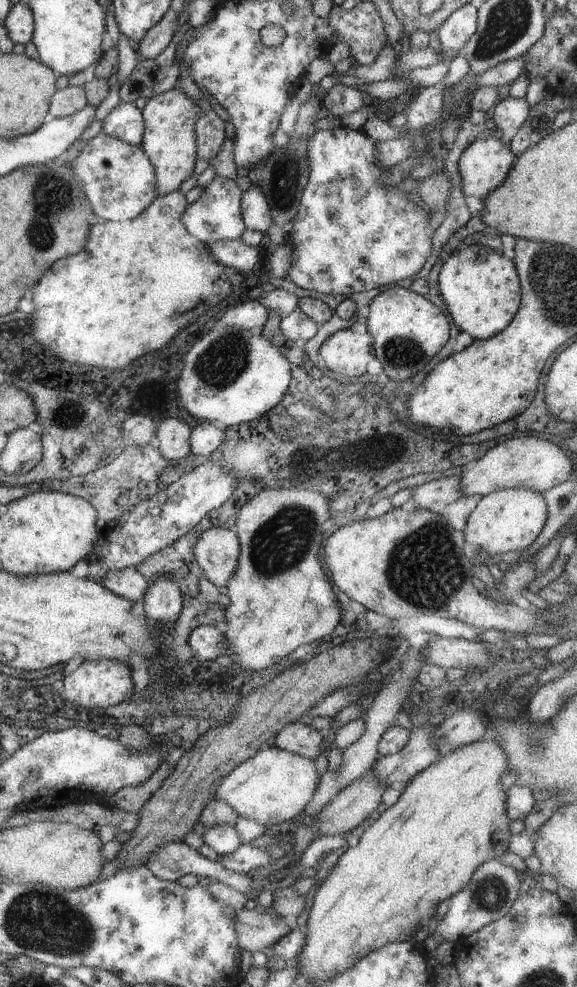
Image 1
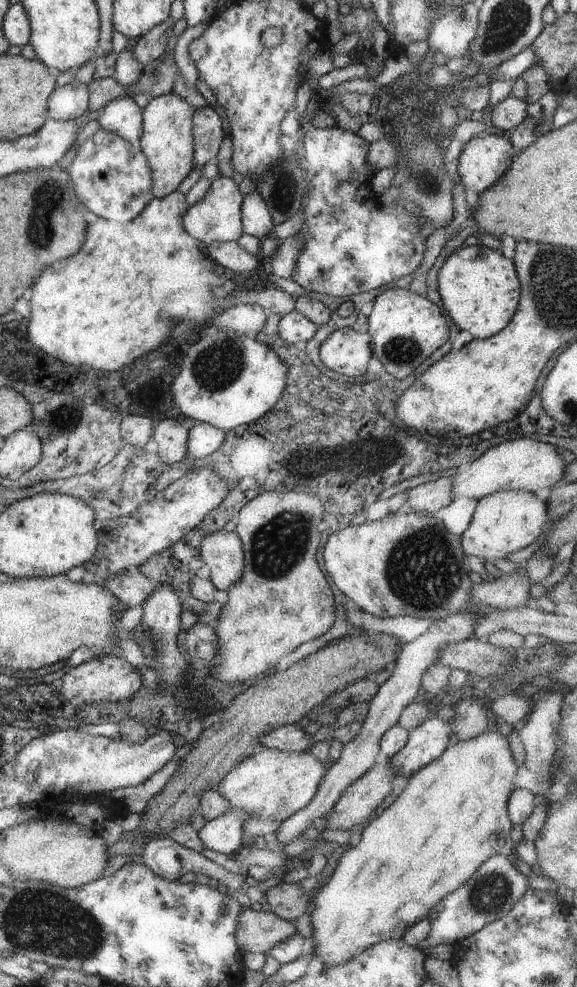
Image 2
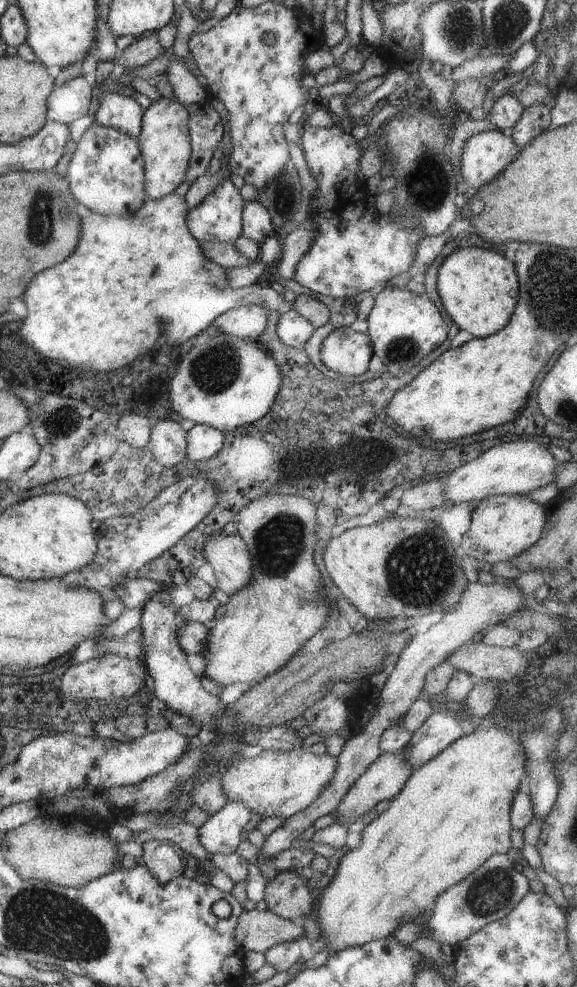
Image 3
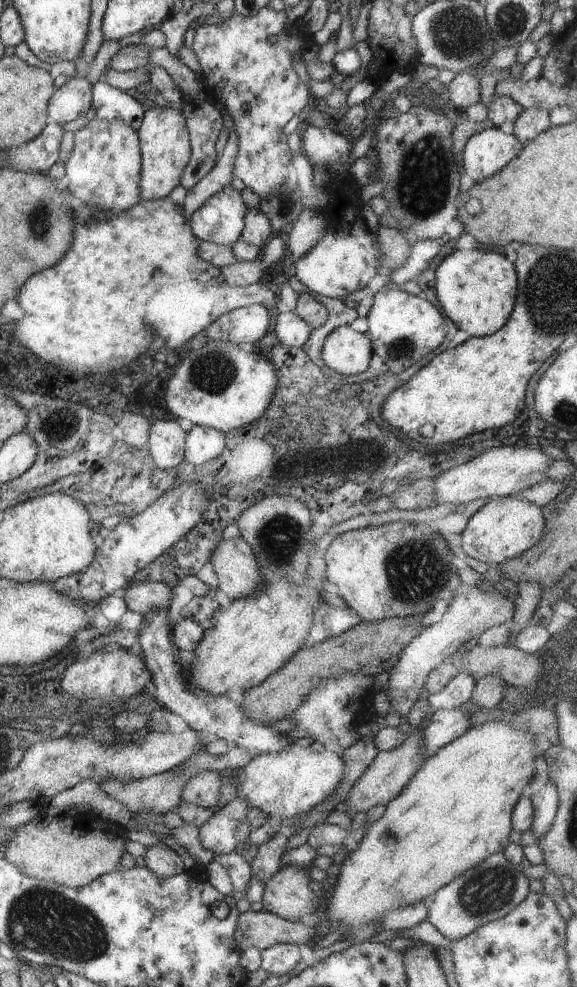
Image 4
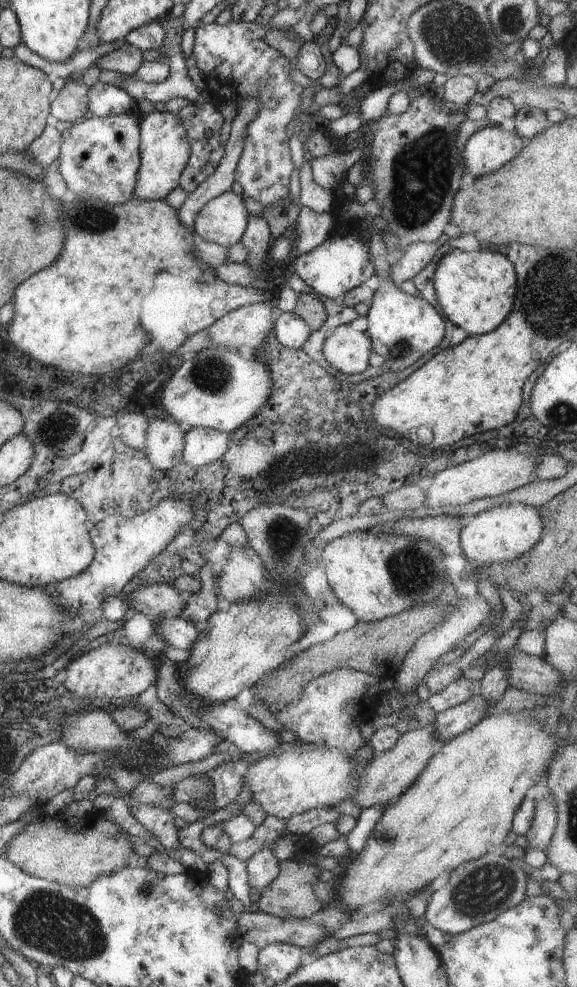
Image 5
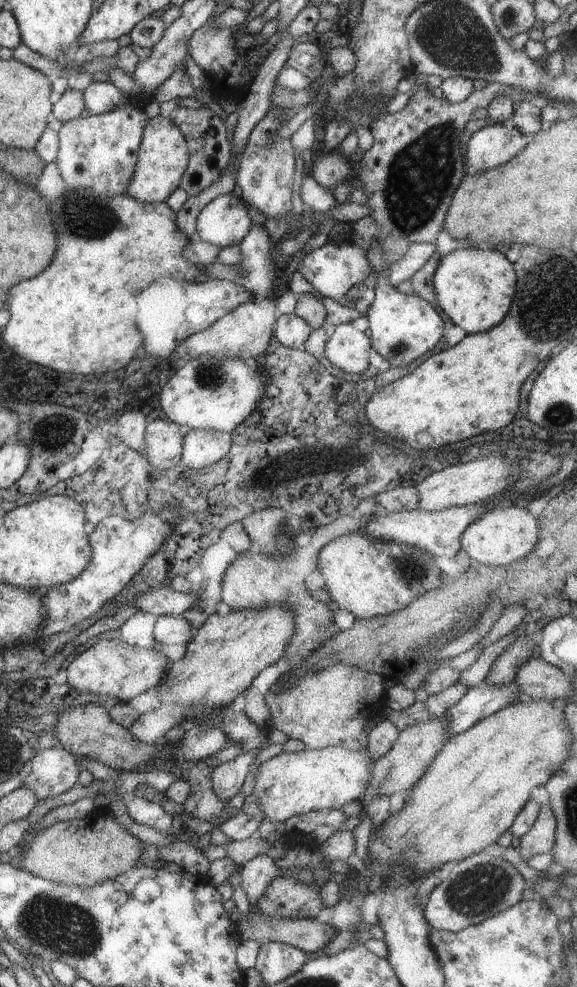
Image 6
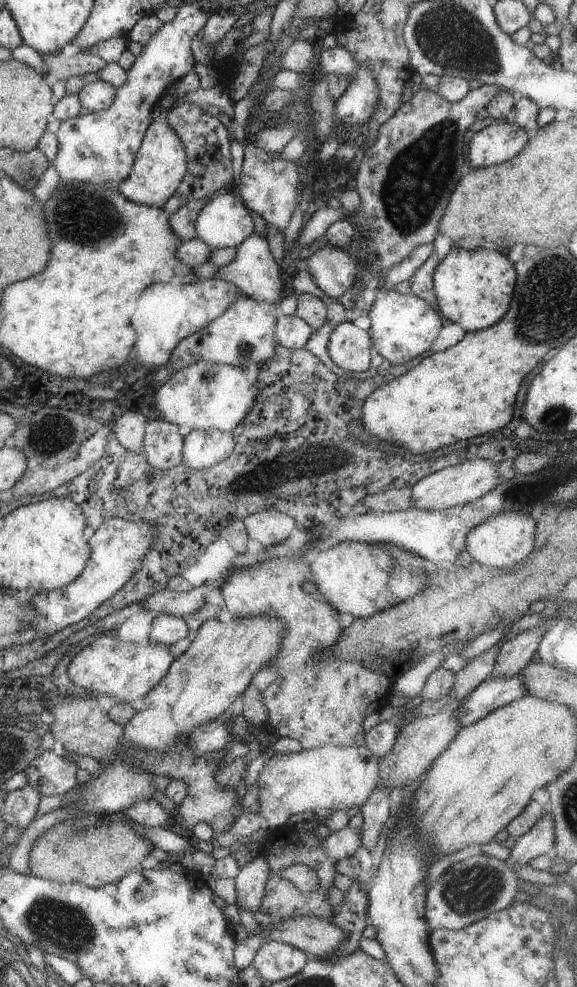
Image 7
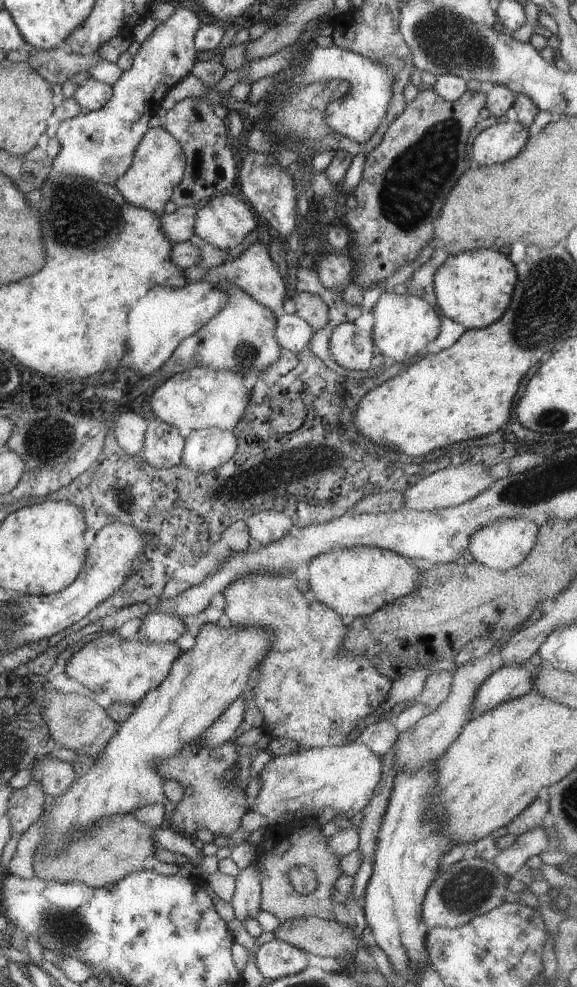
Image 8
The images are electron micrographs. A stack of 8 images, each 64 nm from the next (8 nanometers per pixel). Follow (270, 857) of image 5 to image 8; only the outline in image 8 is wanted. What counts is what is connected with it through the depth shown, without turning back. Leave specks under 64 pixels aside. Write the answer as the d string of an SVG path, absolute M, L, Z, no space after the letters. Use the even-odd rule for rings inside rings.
M250 864L236 877L235 892L232 896L232 907L236 919L244 922L246 918L256 919L261 912L260 868Z

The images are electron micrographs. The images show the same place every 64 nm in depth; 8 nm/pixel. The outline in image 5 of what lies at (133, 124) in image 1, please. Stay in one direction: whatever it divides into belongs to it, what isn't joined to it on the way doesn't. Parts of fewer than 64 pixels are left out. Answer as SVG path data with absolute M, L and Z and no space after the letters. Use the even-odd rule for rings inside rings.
M100 81L88 88L88 108L95 117L117 116L133 111L141 114L138 102L130 94L118 86Z

